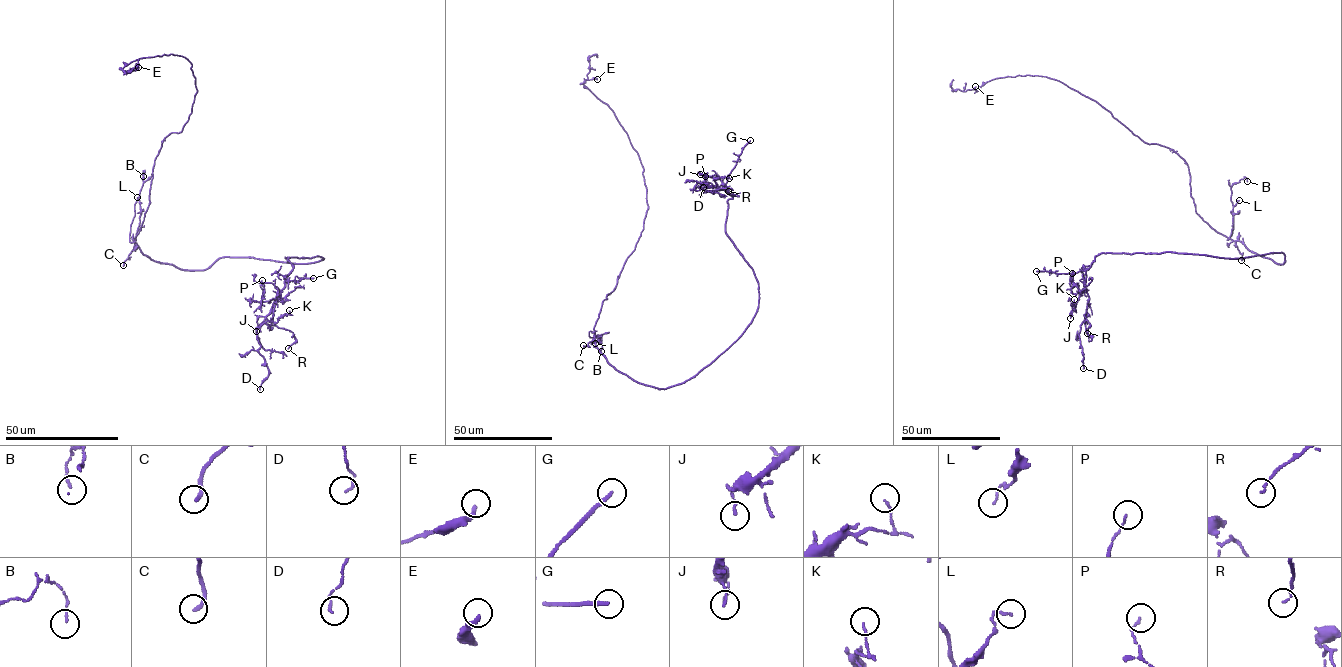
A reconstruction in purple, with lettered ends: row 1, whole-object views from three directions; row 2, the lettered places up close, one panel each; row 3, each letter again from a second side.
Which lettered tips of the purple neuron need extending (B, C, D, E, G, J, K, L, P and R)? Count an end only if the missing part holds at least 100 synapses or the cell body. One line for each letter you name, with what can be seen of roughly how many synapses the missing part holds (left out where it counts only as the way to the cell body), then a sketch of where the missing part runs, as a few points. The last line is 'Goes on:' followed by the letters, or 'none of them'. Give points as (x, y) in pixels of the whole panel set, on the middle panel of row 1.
G: (750, 140), (760, 129), (750, 121), (728, 121), (725, 116)
Goes on: G

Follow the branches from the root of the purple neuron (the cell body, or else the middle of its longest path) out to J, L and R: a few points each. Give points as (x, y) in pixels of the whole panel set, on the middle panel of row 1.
J: (608, 362), (647, 385), (680, 384), (725, 351), (755, 313), (758, 281), (725, 230), (732, 196), (700, 174)
L: (608, 362), (595, 345), (594, 333), (598, 336), (595, 343)
R: (608, 362), (666, 388), (694, 377), (750, 322), (758, 281), (726, 232), (732, 196), (706, 190), (728, 191)

